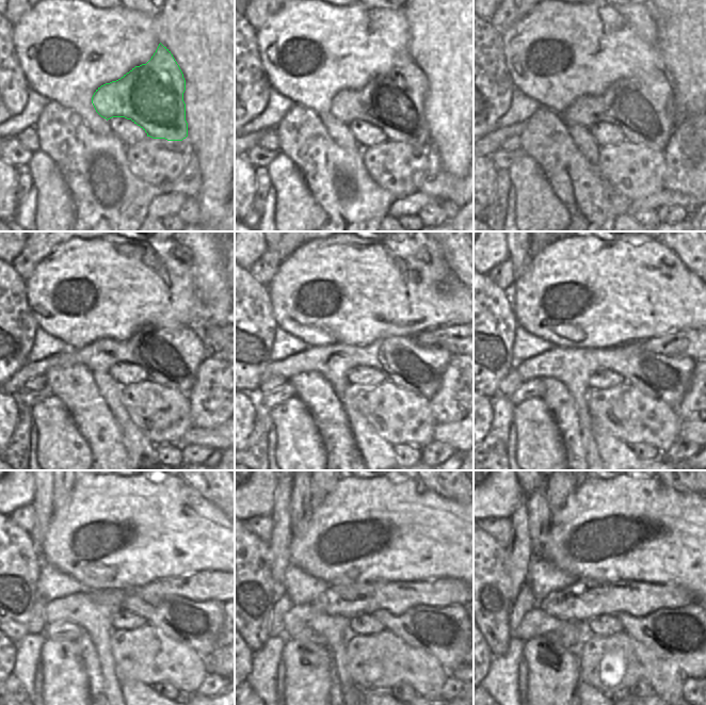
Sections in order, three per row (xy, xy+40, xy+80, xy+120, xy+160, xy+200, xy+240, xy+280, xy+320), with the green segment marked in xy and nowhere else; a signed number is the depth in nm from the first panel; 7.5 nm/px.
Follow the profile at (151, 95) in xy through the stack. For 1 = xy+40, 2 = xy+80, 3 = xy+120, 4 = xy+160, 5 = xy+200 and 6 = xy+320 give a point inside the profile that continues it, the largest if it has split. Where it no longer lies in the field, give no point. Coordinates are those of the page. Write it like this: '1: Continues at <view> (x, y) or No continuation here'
1: Continues at xy+40 (395, 102)
2: Continues at xy+80 (642, 107)
3: Continues at xy+120 (171, 356)
4: Continues at xy+160 (406, 364)
5: Continues at xy+200 (667, 379)
6: Continues at xy+320 (687, 636)

